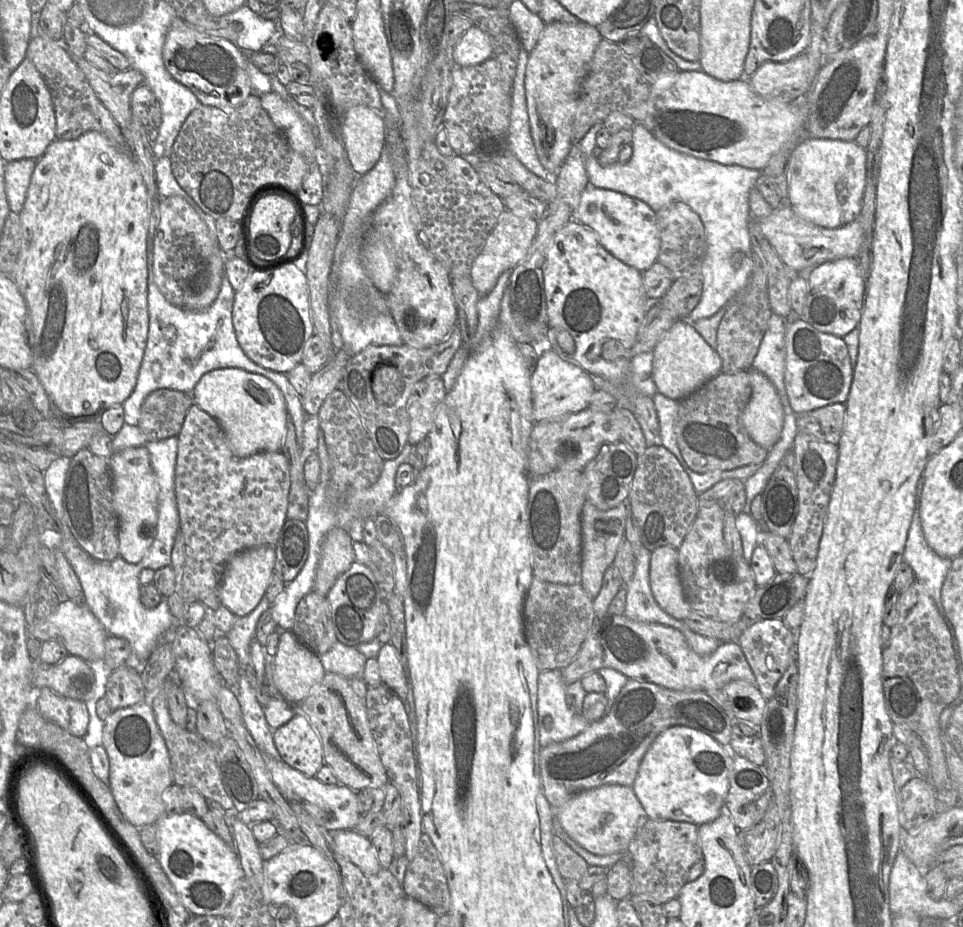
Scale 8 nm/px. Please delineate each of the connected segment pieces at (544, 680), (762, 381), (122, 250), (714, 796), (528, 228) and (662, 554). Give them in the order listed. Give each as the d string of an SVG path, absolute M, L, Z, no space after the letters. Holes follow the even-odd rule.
M561 670L539 671L537 689L538 731L541 747L551 743L570 739L586 729L592 722L587 721L581 714L573 712L565 702L566 684L562 679ZM545 717L552 719L552 726L546 729L543 725Z
M753 368L748 371L752 393L741 423L756 444L769 450L781 435L783 407L771 381Z
M88 131L74 140L56 138L36 162L20 219L21 249L15 272L11 277L25 300L30 318L31 369L48 395L52 417L76 423L99 420L105 410L122 405L133 392L148 337L146 240L150 220L150 200L133 155L131 152L116 148L98 131Z
M686 726L661 732L645 753L632 789L652 820L687 822L700 826L724 811L733 753L711 736Z
M505 208L471 268L471 280L480 296L488 294L503 272L512 271L525 258L536 235L537 226L538 221L535 219L517 216Z
M662 546L652 552L650 587L656 602L670 616L684 620L691 612L679 576L676 548Z

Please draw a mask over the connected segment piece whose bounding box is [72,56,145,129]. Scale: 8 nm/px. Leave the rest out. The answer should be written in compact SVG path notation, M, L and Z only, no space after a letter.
M72 56L72 58L120 129L128 127L132 115L131 96L133 91L144 83L144 76L133 68L106 73L84 57Z

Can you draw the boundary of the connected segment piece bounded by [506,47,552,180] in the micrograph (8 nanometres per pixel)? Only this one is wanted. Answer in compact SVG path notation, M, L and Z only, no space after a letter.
M521 47L516 75L512 87L510 124L506 148L532 173L543 180L552 178L541 164L530 131L525 95L525 75L529 53Z

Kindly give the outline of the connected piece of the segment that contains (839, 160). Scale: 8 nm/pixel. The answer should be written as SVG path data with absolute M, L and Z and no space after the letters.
M806 138L793 151L787 204L803 220L834 229L856 220L867 184L866 150L854 141Z

